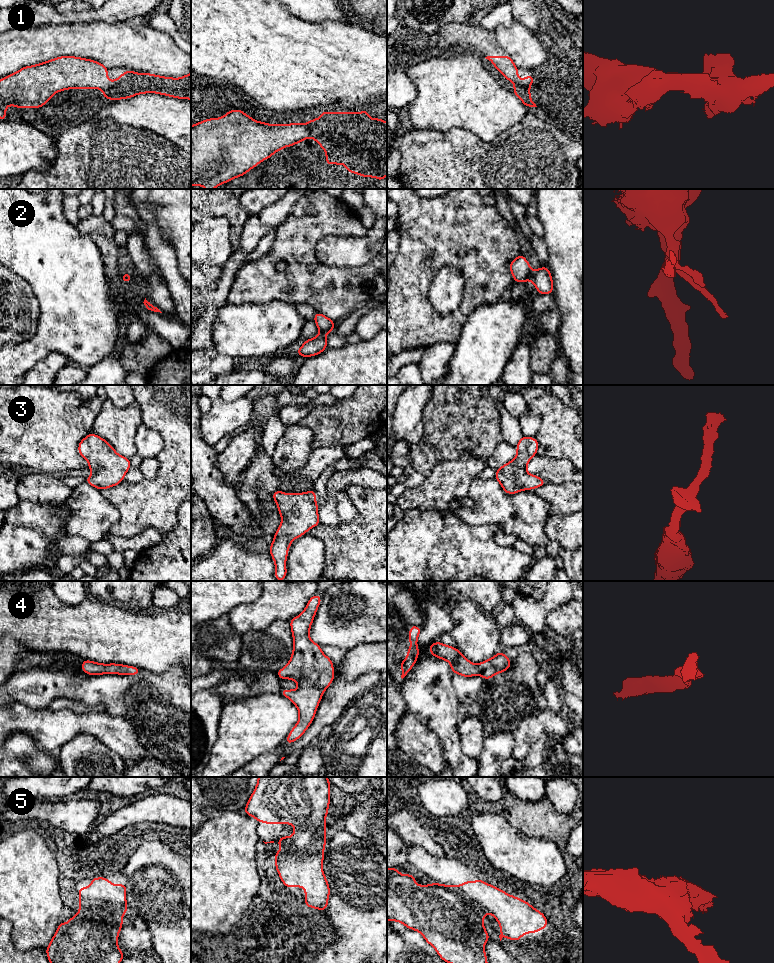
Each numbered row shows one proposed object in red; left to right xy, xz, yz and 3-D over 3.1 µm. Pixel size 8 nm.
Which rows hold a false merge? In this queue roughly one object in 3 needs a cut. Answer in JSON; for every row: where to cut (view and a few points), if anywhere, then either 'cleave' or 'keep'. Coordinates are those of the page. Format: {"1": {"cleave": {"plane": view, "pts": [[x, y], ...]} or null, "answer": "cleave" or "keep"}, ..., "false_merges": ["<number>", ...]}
{"1": {"cleave": {"plane": "xy", "pts": [[134, 73], [106, 90]]}, "answer": "cleave"}, "2": {"cleave": {"plane": "yz", "pts": [[532, 272], [530, 278]]}, "answer": "cleave"}, "3": {"cleave": null, "answer": "keep"}, "4": {"cleave": null, "answer": "keep"}, "5": {"cleave": {"plane": "xz", "pts": [[277, 869], [287, 869], [299, 878], [307, 870], [323, 873]]}, "answer": "cleave"}, "false_merges": ["1", "2", "5"]}

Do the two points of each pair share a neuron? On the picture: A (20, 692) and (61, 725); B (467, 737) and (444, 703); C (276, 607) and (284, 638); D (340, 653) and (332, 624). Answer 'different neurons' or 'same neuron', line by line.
A: different neurons
B: different neurons
C: different neurons
D: different neurons

